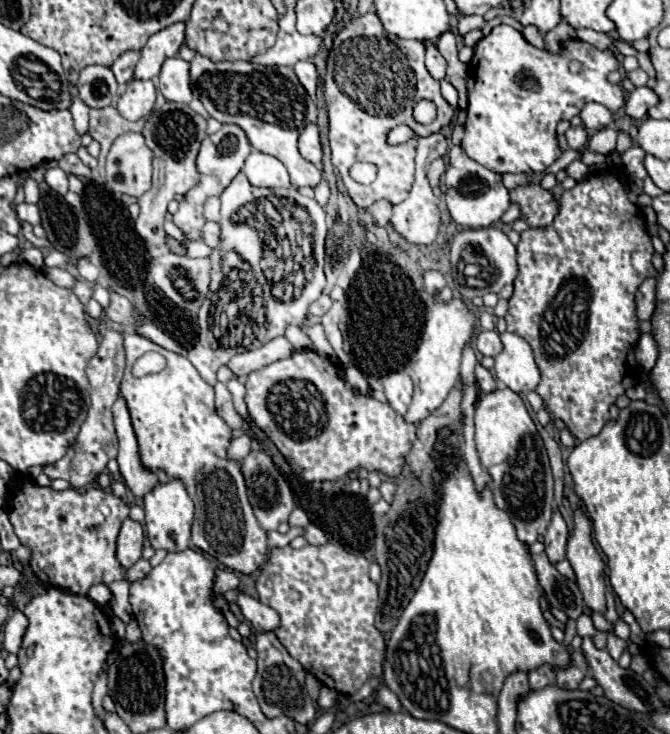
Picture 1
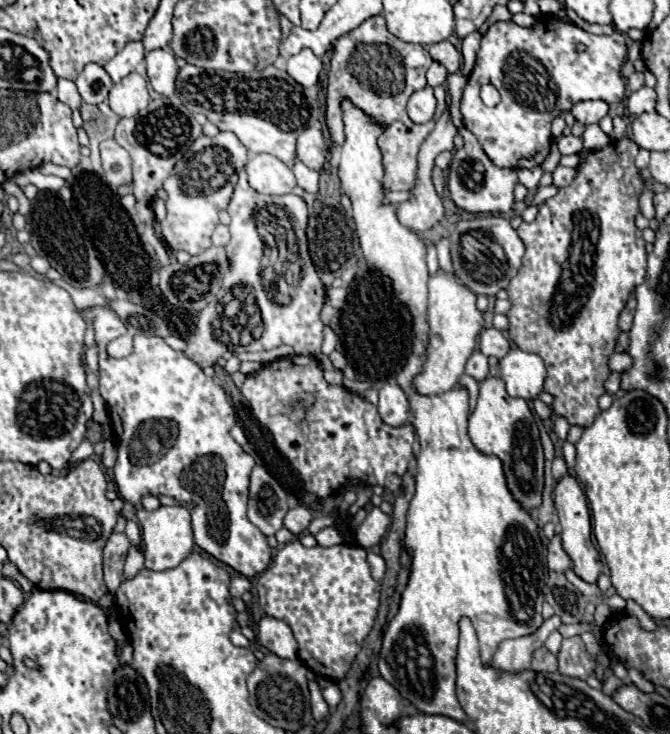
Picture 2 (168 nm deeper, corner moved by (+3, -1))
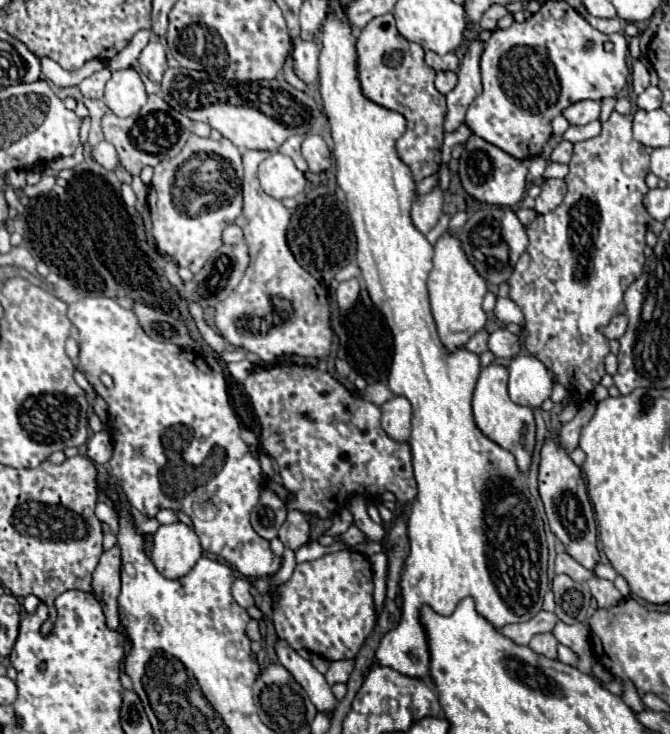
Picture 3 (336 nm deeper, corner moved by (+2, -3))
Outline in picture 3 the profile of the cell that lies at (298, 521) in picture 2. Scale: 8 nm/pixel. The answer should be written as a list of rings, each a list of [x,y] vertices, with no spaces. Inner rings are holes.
[[[291,509],[287,513],[287,519],[279,531],[279,539],[285,547],[289,547],[293,551],[309,541],[309,523],[301,511]]]

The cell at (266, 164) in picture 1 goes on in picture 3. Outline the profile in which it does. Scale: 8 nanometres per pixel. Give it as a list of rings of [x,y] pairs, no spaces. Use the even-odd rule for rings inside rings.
[[[271,153],[259,165],[259,183],[263,191],[275,199],[295,197],[305,189],[305,175],[295,167],[293,159],[283,153]]]

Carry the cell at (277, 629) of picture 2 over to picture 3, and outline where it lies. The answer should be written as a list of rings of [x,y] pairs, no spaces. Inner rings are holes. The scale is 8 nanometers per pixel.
[[[277,637],[277,641],[275,641],[275,653],[279,657],[279,663],[307,691],[313,705],[323,713],[333,713],[337,699],[333,699],[331,687],[327,685],[325,677],[281,637]]]

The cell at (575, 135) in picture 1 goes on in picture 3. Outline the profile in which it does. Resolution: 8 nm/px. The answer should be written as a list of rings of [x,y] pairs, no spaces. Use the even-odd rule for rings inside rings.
[[[561,141],[561,143],[553,149],[553,153],[551,153],[551,161],[569,163],[569,161],[571,161],[571,155],[573,155],[573,143]]]

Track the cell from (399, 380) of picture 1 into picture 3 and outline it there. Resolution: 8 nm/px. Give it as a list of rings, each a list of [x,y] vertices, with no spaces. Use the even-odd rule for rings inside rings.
[[[391,397],[381,405],[381,427],[391,439],[407,441],[411,435],[411,403],[405,397]]]

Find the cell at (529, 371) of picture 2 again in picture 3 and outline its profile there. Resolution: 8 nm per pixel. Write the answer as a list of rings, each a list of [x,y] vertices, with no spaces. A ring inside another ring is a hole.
[[[521,353],[511,359],[509,367],[509,397],[517,405],[539,407],[549,399],[553,381],[547,367],[533,355]]]

